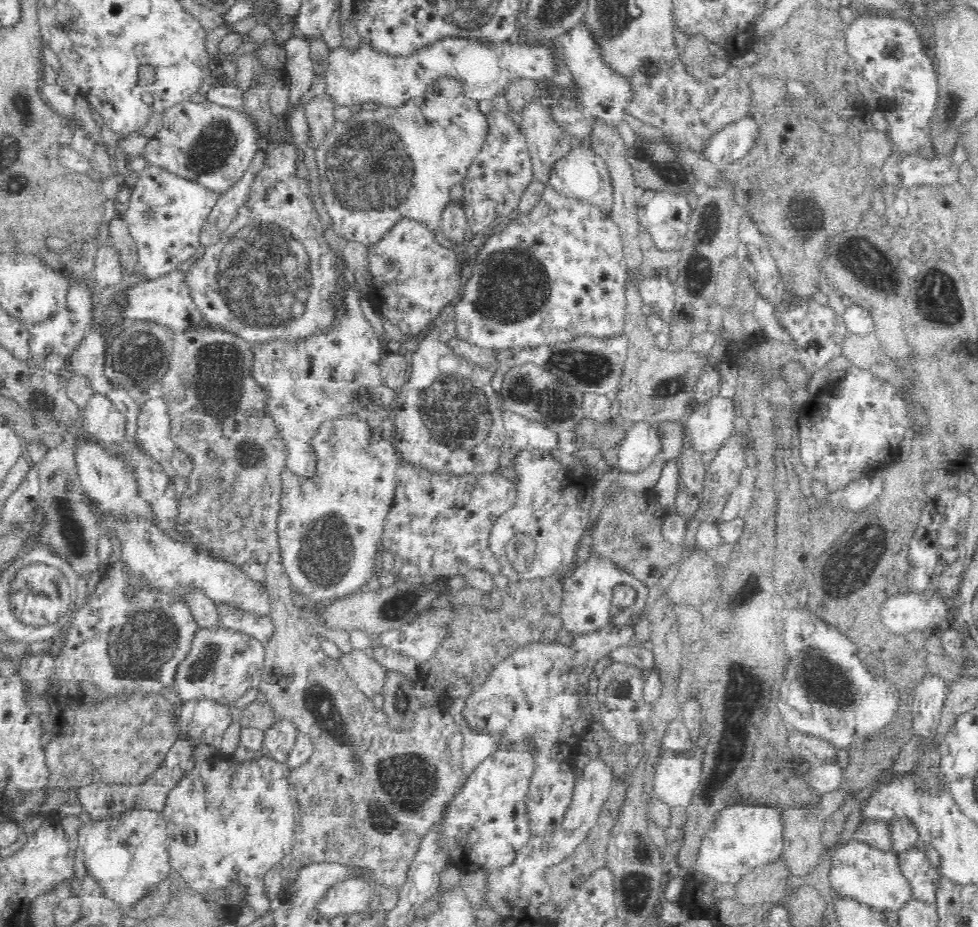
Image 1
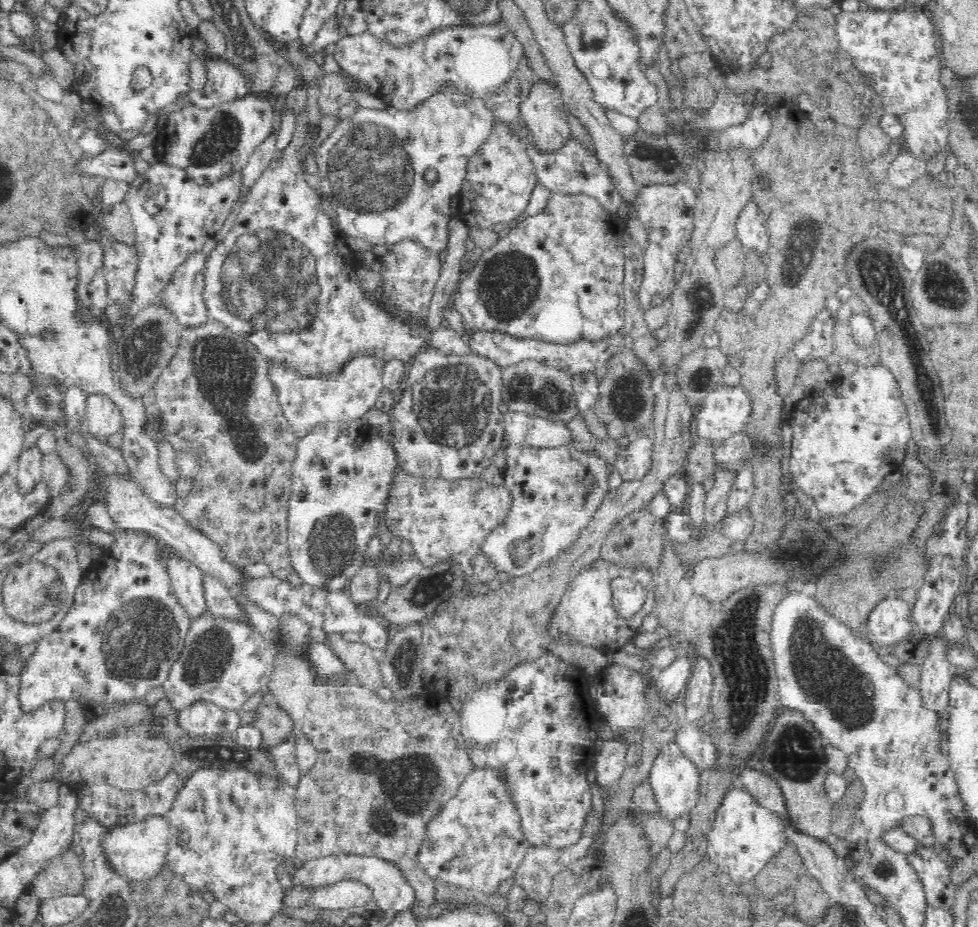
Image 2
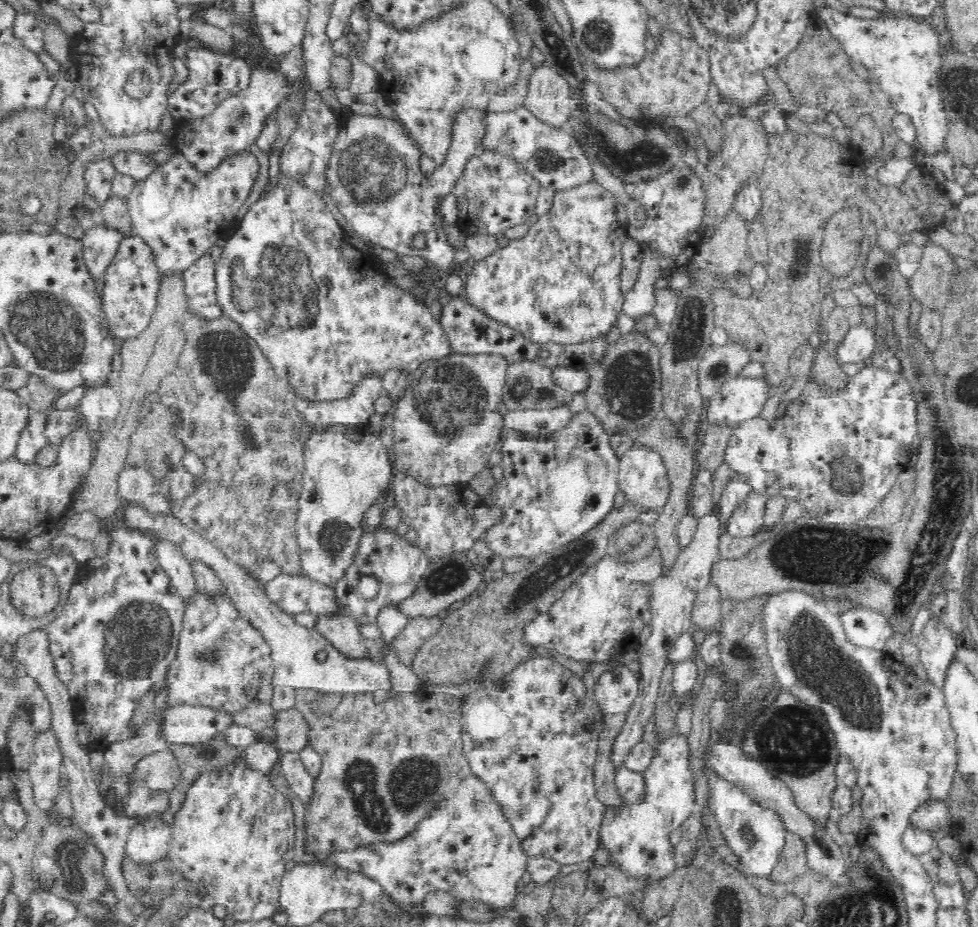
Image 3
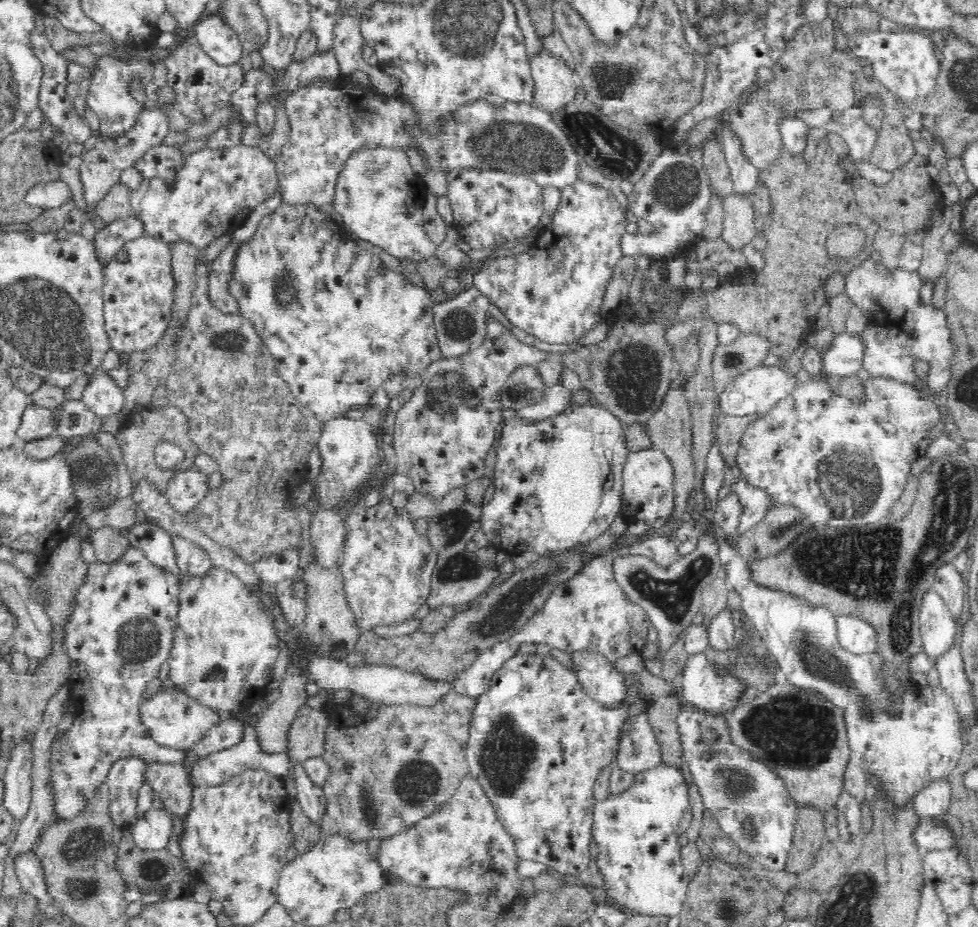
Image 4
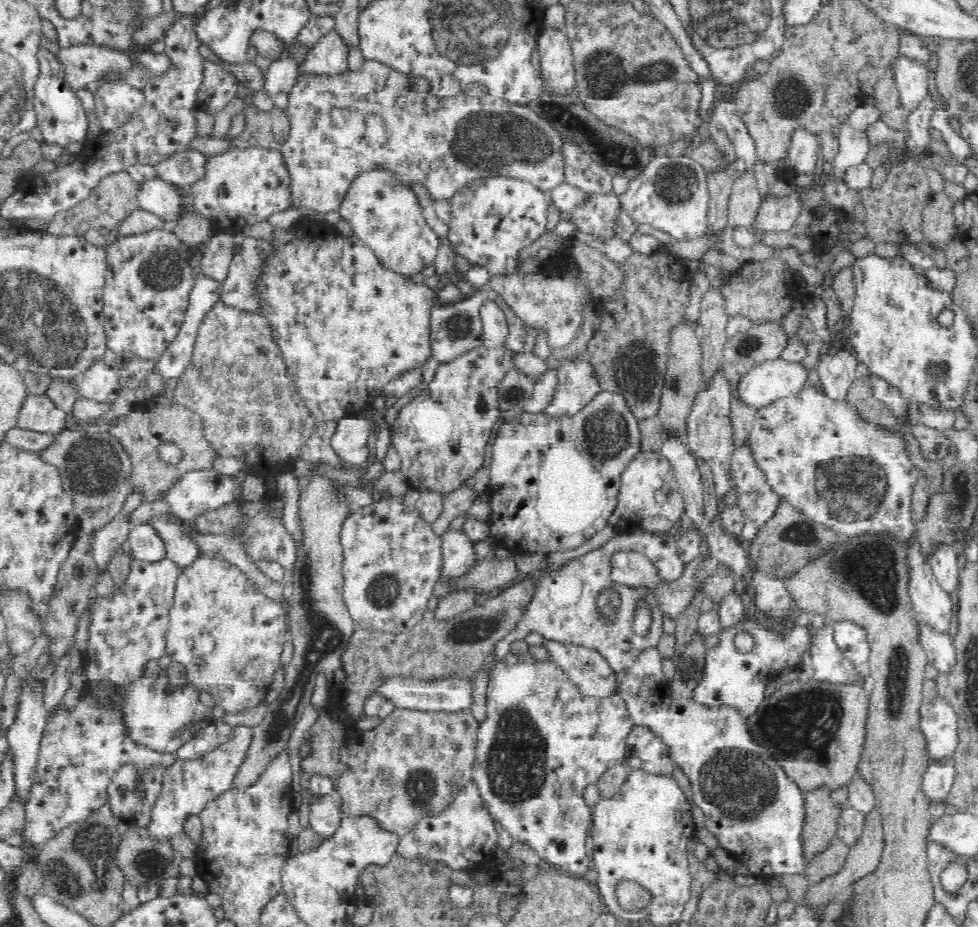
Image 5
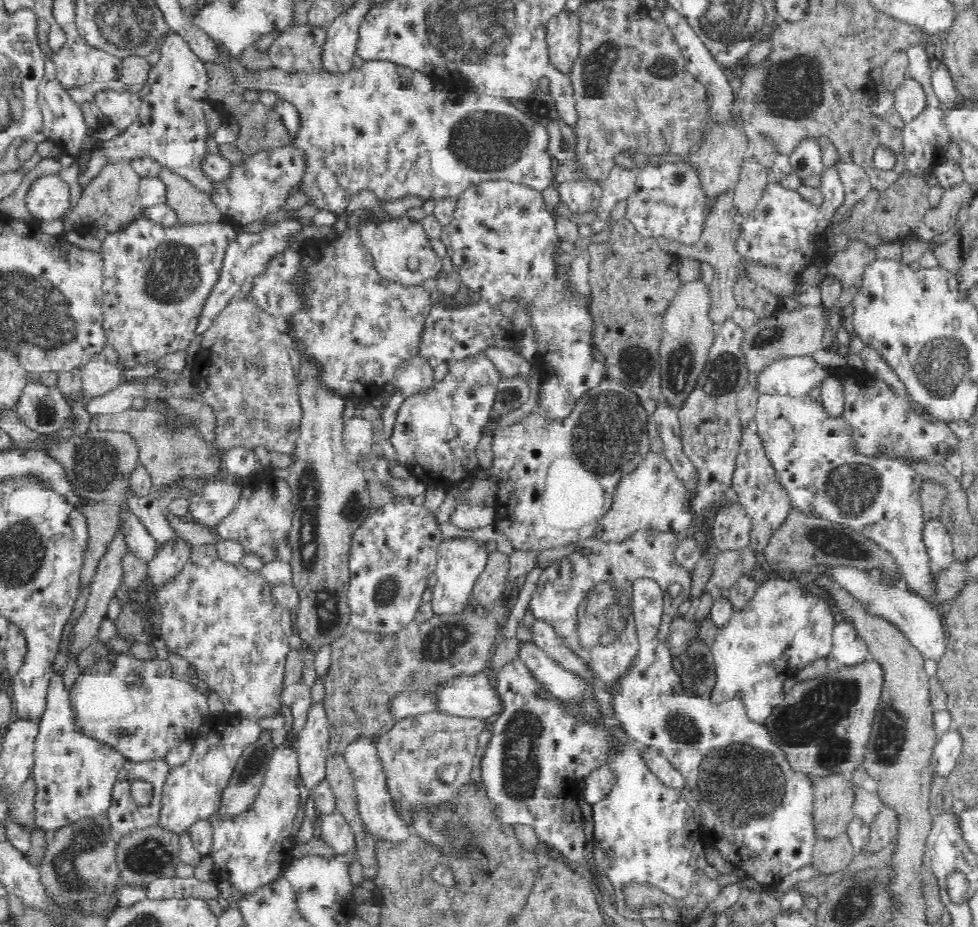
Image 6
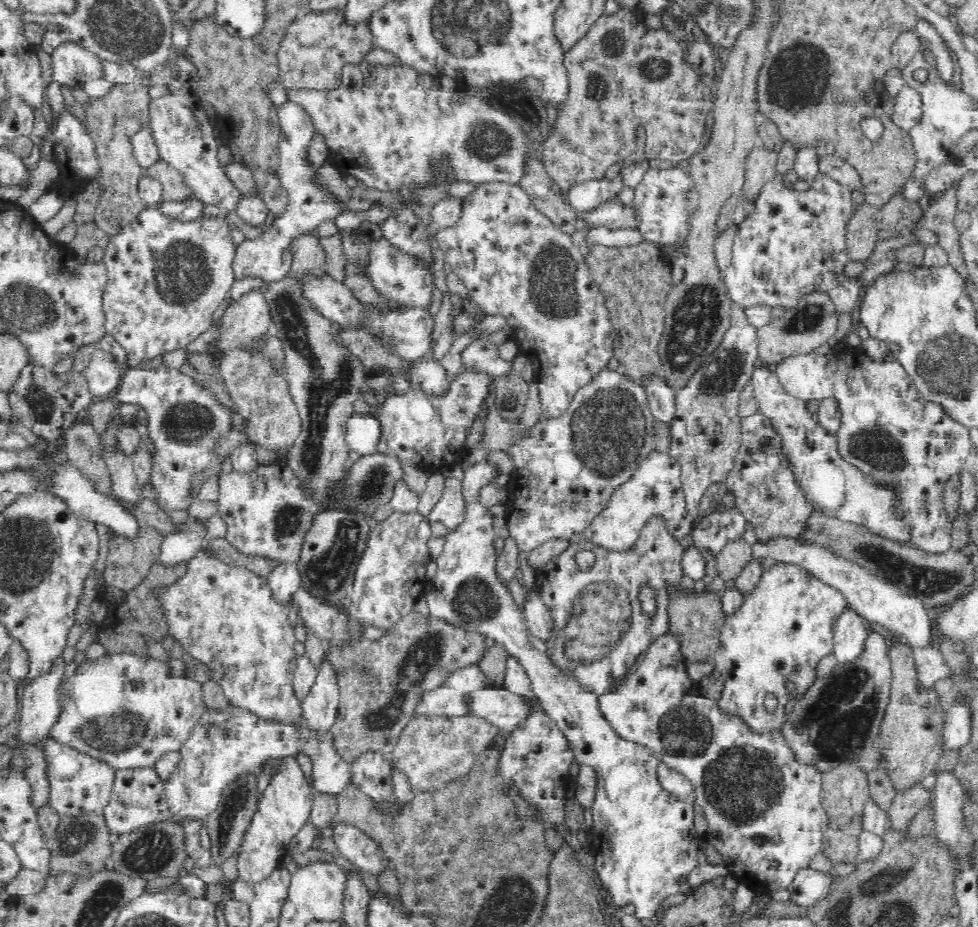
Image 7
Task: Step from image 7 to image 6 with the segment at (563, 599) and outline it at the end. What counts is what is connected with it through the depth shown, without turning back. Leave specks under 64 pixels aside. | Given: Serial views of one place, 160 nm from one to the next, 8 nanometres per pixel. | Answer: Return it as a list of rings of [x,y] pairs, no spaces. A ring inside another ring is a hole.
[[[642,530],[622,542],[606,542],[595,537],[580,541],[572,554],[538,572],[536,591],[530,600],[532,616],[551,626],[560,639],[589,662],[599,682],[612,683],[629,670],[632,658],[626,658],[626,654],[636,654],[637,631],[631,616],[632,584],[640,577],[648,577],[662,590],[663,619],[656,635],[660,641],[667,641],[670,622],[677,615],[678,607],[688,599],[689,575],[675,558],[680,538],[681,535],[672,532]],[[600,582],[602,586],[596,586]],[[588,590],[590,594],[586,594]],[[624,622],[630,622],[630,626],[622,632]]]

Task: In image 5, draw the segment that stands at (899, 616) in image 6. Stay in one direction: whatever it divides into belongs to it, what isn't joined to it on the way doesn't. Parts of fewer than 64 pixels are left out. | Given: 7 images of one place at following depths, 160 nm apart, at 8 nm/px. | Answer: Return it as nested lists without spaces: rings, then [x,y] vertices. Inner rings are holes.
[[[918,621],[920,628],[920,644],[927,652],[929,664],[939,673],[939,676],[950,675],[956,667],[957,656],[953,638],[947,633],[940,634]]]

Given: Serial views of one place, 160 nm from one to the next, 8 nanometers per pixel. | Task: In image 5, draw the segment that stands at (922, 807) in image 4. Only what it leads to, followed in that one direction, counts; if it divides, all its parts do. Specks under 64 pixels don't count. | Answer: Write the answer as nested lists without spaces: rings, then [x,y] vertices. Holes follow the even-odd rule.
[[[952,758],[929,762],[923,776],[923,795],[929,802],[936,802],[936,804],[942,804],[944,800],[948,801],[954,777],[955,770]]]

